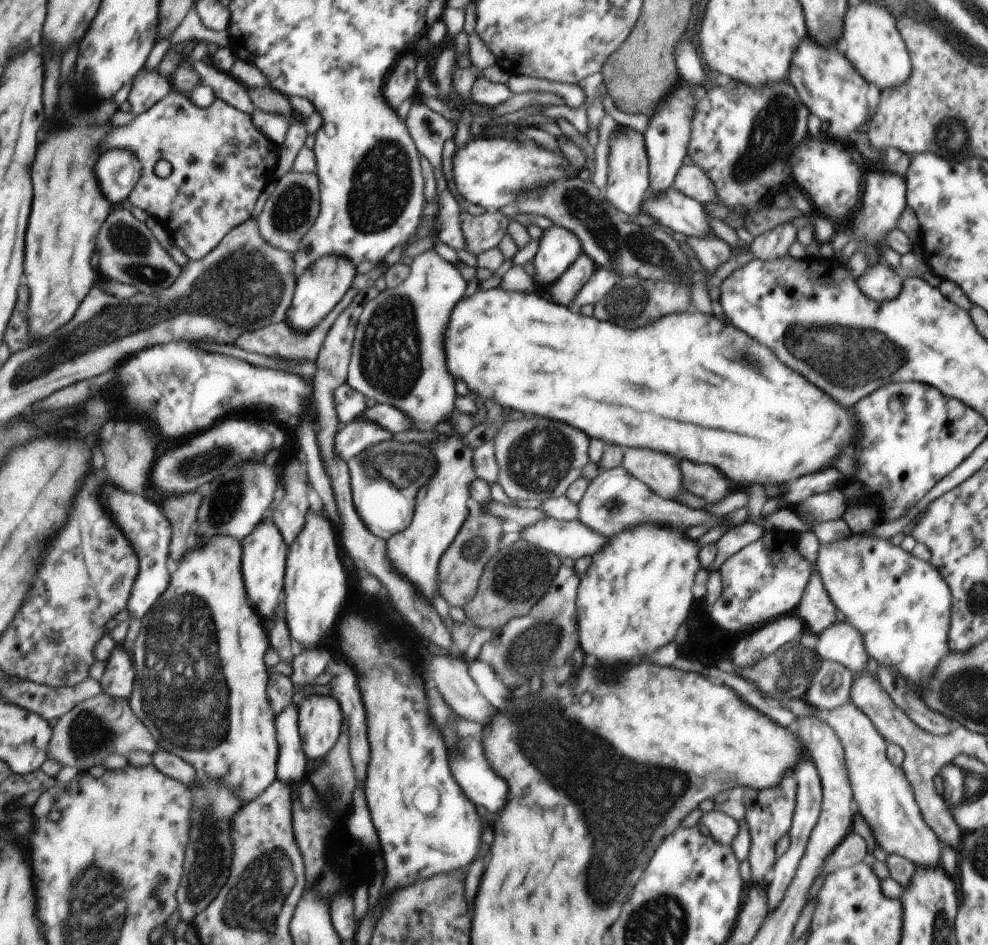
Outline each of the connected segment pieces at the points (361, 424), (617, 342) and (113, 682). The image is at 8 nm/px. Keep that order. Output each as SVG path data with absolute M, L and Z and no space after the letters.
M356 417L351 423L343 425L338 432L336 451L340 459L347 461L371 444L385 442L391 437L392 434L378 424L363 417Z
M499 287L485 292L475 291L469 298L462 298L452 308L453 316L449 318L449 340L445 340L445 364L449 364L451 376L463 380L467 388L479 398L491 398L502 408L517 410L523 414L535 414L543 418L573 424L573 428L581 428L581 432L589 432L589 437L601 438L619 446L633 448L649 448L657 452L665 452L671 456L681 456L691 462L711 464L723 476L727 476L735 484L785 484L797 480L809 472L819 472L829 468L831 458L835 460L845 448L853 446L857 420L847 408L839 406L831 400L817 385L811 384L799 376L797 372L785 368L785 364L770 351L770 348L759 344L753 337L735 328L727 320L715 315L703 313L690 308L687 311L665 315L645 328L619 328L613 322L599 322L595 318L581 316L579 311L573 312L565 306L555 306L543 298L537 291L532 293L516 293L501 290Z
M117 644L106 663L107 668L101 680L103 690L118 699L129 699L136 681L133 656L122 644Z

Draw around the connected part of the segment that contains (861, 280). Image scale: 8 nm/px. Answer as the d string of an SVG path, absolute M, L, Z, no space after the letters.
M883 260L869 264L858 277L856 284L866 297L877 303L891 300L900 294L901 279Z

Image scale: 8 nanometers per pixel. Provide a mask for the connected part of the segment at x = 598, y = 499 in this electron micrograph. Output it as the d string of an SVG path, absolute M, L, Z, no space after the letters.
M621 466L599 470L597 476L587 485L583 496L576 505L576 519L593 533L607 538L621 529L637 526L637 524L651 523L659 526L673 526L677 529L695 526L695 524L707 524L711 528L721 521L728 524L727 516L719 518L709 516L709 514L705 516L703 512L689 510L689 508L675 504L669 499L659 498L658 494L625 472Z

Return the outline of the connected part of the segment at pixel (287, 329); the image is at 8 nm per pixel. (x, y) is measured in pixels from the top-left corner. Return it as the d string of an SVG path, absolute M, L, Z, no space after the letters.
M349 288L344 299L324 318L323 322L317 326L316 330L311 332L298 331L287 321L281 321L279 324L274 324L258 331L245 333L236 340L235 346L249 352L267 354L267 356L281 356L283 359L296 359L298 362L303 362L305 360L317 362L317 356L319 356L319 352L321 352L323 348L330 328L334 325L337 318L341 316L341 313L353 302L353 297L356 293L357 290Z

